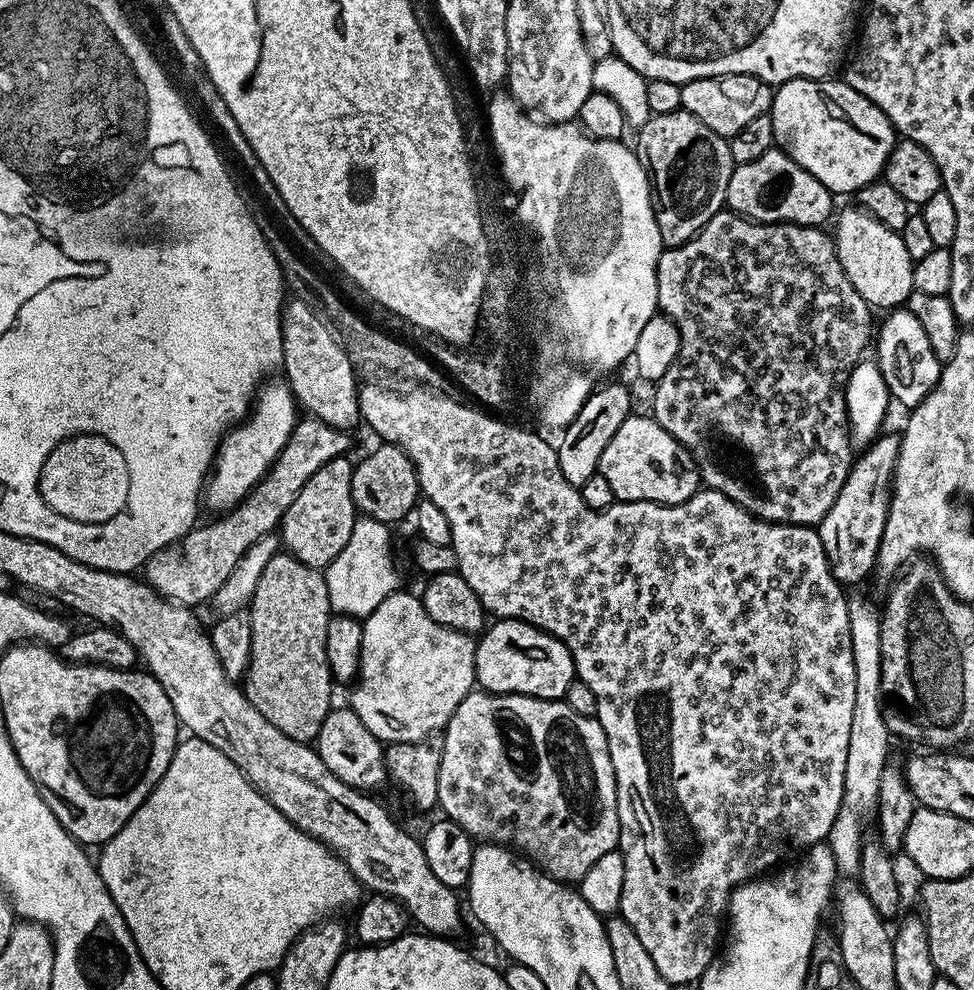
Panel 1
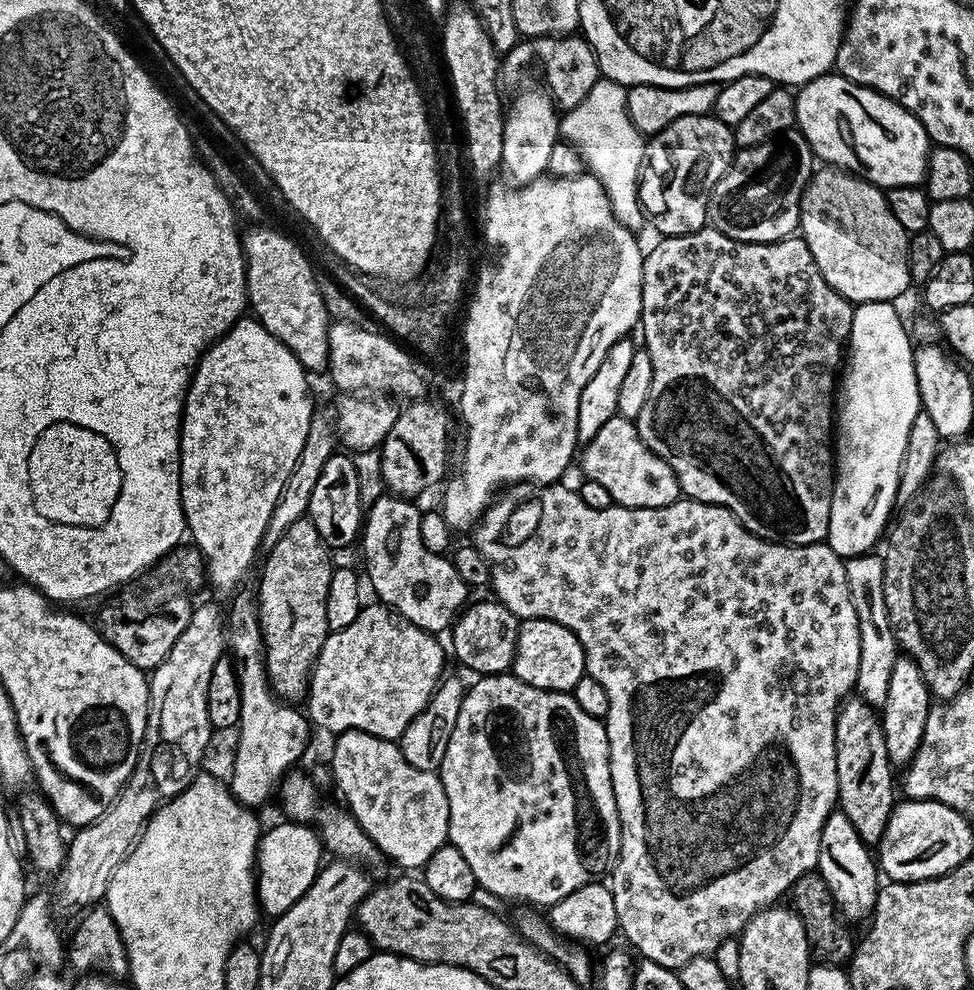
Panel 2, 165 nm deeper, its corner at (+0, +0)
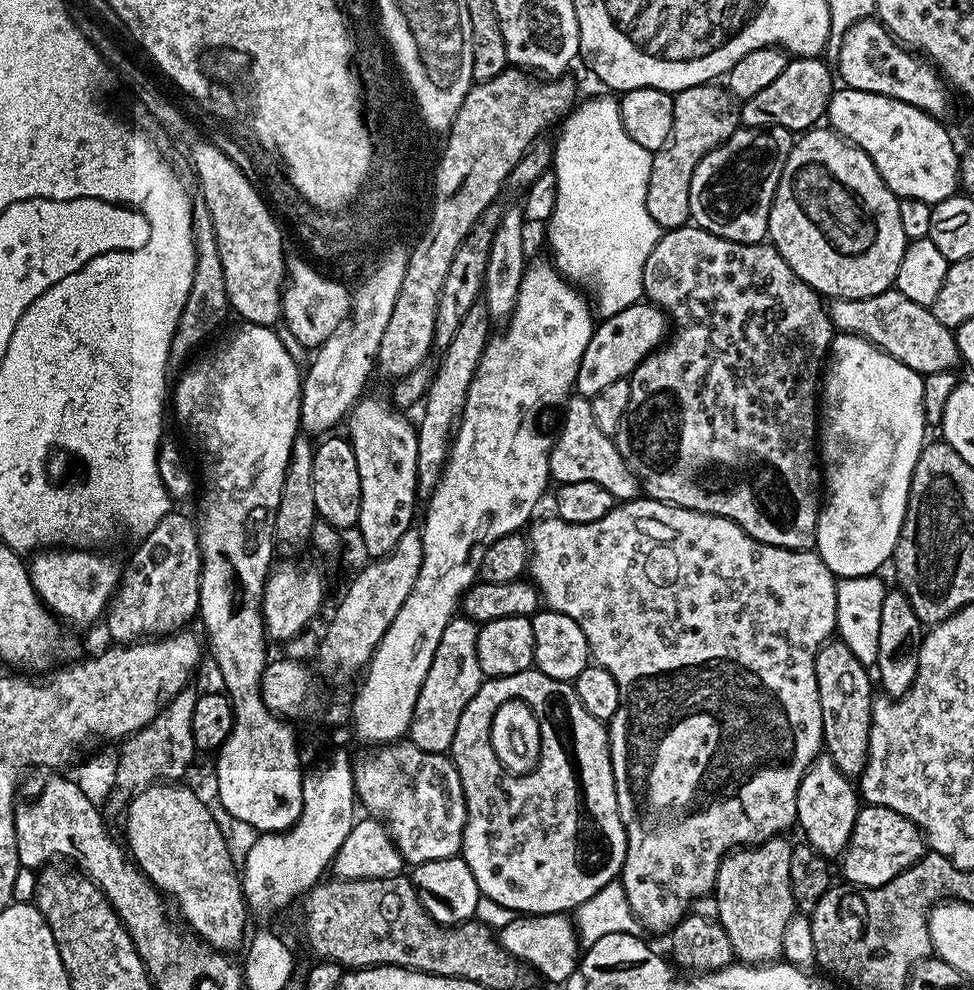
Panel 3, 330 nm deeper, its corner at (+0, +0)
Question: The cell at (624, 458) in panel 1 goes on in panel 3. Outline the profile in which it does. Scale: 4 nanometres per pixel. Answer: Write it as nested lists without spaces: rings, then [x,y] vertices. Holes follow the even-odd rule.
[[[579,394],[573,395],[563,409],[562,423],[554,436],[548,474],[557,485],[570,482],[598,482],[602,490],[610,490],[612,499],[616,502],[637,499],[642,492],[640,481],[629,470],[622,454],[616,449],[615,439],[607,436],[596,425],[596,417],[592,415],[591,399]]]

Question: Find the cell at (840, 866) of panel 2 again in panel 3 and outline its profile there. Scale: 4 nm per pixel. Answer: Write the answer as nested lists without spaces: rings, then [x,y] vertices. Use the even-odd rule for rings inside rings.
[[[827,754],[817,756],[798,786],[796,824],[804,831],[803,839],[827,858],[843,857],[861,807],[862,800],[857,785],[849,777],[842,775]]]

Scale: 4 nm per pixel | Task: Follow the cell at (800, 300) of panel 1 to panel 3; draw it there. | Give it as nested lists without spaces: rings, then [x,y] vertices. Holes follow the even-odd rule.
[[[695,226],[669,228],[661,235],[654,250],[650,250],[650,258],[646,258],[642,282],[647,303],[661,308],[674,325],[674,331],[666,342],[632,371],[630,398],[614,435],[616,449],[640,481],[643,495],[649,500],[660,500],[664,504],[726,518],[752,539],[775,548],[799,552],[815,549],[816,523],[822,507],[822,468],[818,463],[818,385],[834,335],[832,320],[820,293],[802,282],[794,270],[790,270],[786,258],[782,258],[782,254],[778,254],[771,243],[730,242]]]

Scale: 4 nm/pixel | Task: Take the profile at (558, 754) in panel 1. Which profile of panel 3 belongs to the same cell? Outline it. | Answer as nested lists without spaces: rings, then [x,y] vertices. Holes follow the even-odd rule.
[[[535,666],[522,670],[518,674],[485,679],[484,683],[480,685],[478,694],[474,694],[474,698],[470,698],[466,710],[462,710],[462,718],[458,718],[458,730],[454,730],[450,759],[456,765],[460,775],[464,801],[466,802],[466,814],[468,815],[464,823],[462,858],[466,862],[466,866],[470,866],[470,874],[474,874],[474,882],[478,882],[481,896],[498,902],[498,906],[506,906],[513,914],[531,914],[533,916],[541,916],[551,912],[568,914],[579,908],[582,902],[594,898],[594,894],[598,894],[598,890],[602,890],[602,886],[606,886],[619,877],[620,869],[624,867],[628,839],[618,810],[618,794],[614,782],[612,746],[608,743],[608,729],[605,721],[594,718],[594,714],[586,714],[586,706],[582,706],[582,702],[578,702],[576,689],[569,681],[550,678],[546,674],[542,674],[540,669]],[[511,700],[520,700],[526,706],[530,706],[530,710],[538,718],[538,726],[540,727],[540,761],[536,763],[535,770],[524,776],[513,776],[511,772],[507,772],[498,762],[498,758],[494,754],[494,746],[490,742],[490,726],[494,714],[498,710],[498,706]]]

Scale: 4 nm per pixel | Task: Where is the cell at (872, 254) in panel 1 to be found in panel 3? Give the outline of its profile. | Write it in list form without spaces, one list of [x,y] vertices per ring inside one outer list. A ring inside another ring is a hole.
[[[831,127],[808,129],[793,143],[770,206],[768,235],[772,247],[786,258],[790,270],[821,297],[865,300],[895,285],[906,241],[898,218],[900,200],[878,174],[874,162],[858,146],[833,132]]]

